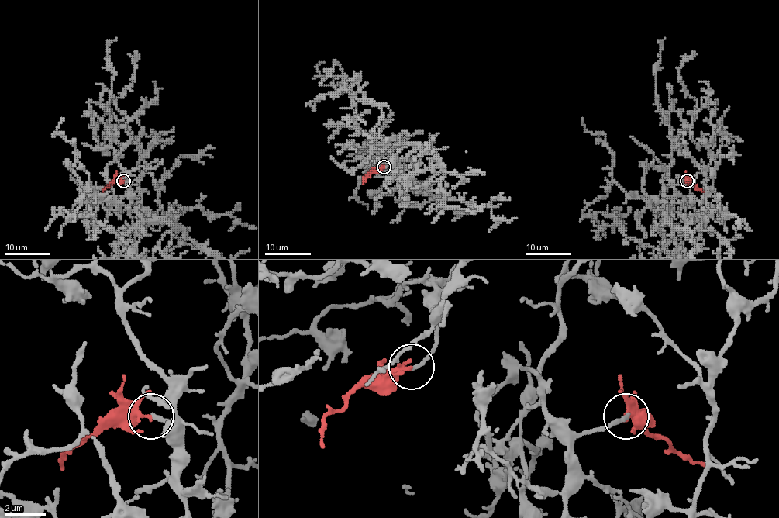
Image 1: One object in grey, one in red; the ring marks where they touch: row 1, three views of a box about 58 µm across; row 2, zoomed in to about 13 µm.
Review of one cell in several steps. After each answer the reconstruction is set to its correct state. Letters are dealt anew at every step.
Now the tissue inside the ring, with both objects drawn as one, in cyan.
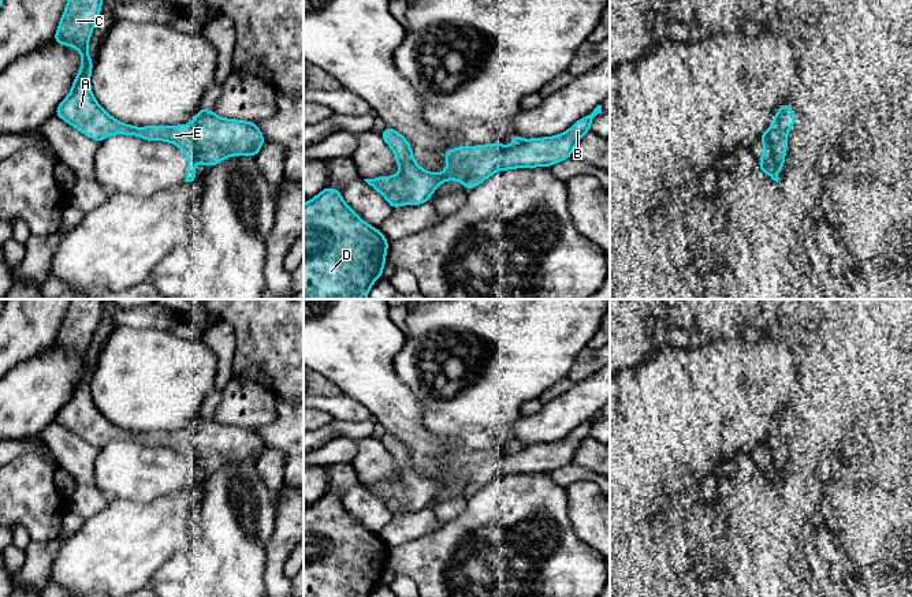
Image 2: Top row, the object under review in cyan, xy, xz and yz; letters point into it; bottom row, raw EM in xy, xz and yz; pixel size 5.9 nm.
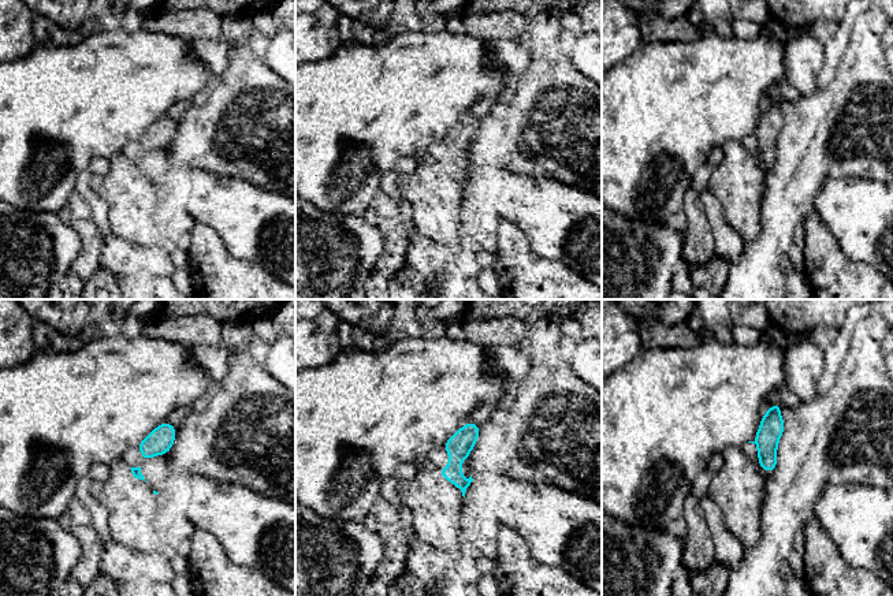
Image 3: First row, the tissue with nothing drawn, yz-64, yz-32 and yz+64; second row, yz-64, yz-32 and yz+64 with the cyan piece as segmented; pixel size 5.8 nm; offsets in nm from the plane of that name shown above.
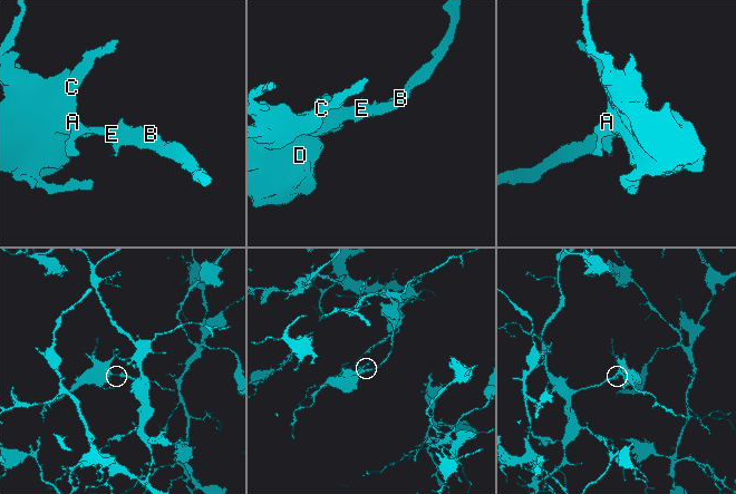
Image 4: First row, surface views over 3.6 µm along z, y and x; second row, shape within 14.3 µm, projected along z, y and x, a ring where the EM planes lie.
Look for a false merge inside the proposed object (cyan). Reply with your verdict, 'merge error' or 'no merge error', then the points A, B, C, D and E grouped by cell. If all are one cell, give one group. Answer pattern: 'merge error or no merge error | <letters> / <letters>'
no merge error | A B C D E

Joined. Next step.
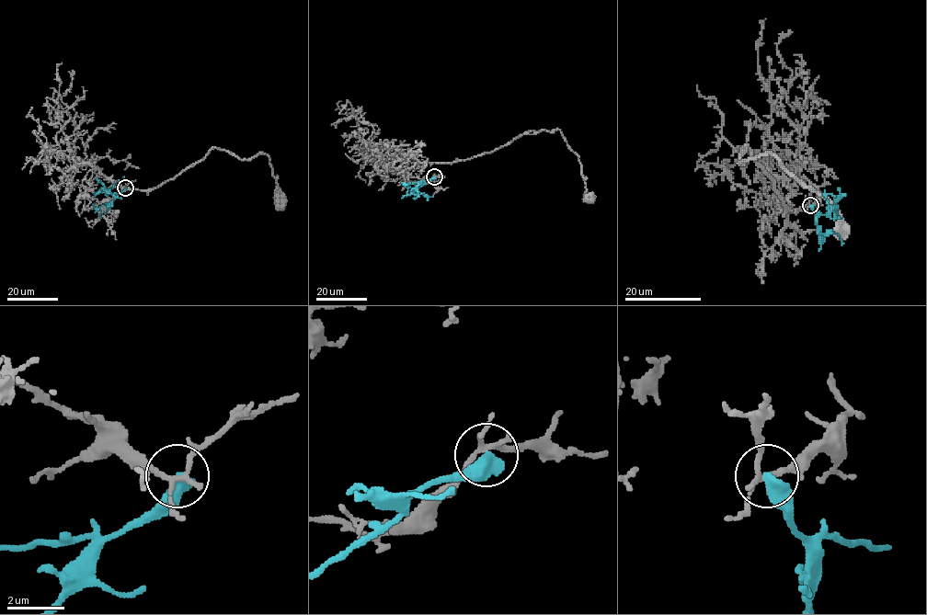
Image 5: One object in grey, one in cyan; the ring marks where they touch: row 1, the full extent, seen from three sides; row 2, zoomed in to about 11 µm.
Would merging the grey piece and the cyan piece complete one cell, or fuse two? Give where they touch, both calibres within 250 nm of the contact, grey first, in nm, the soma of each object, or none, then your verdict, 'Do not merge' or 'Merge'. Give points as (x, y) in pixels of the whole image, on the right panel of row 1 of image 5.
Place: (810, 205). Thickness 160 nm (grey) against 550 nm. Soma of grey: (841, 230). Soma of cyan: none. Do not merge

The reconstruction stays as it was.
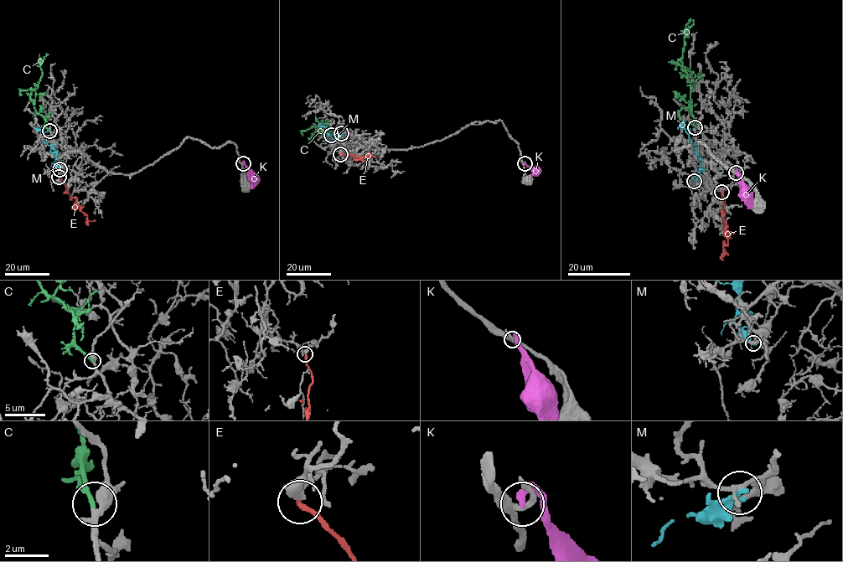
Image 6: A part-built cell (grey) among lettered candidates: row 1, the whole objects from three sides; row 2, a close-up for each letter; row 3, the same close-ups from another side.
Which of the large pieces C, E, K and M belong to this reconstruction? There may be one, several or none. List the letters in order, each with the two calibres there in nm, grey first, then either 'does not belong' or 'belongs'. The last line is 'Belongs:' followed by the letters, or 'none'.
C: 380/220 nm | belongs
E: 360/220 nm | does not belong
K: 280/320 nm | does not belong
M: 190/240 nm | does not belong
Belongs: C

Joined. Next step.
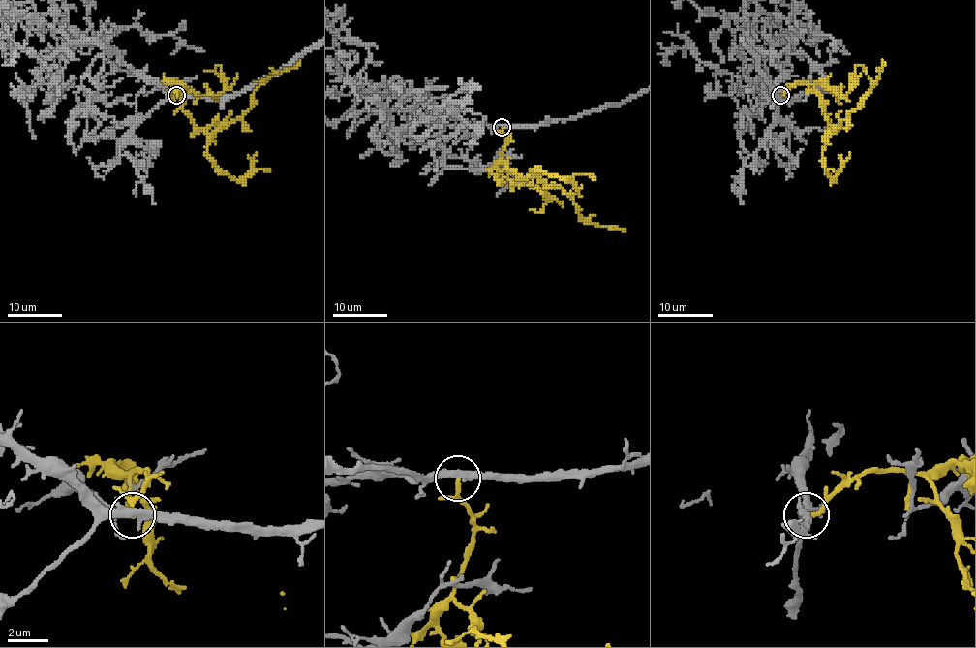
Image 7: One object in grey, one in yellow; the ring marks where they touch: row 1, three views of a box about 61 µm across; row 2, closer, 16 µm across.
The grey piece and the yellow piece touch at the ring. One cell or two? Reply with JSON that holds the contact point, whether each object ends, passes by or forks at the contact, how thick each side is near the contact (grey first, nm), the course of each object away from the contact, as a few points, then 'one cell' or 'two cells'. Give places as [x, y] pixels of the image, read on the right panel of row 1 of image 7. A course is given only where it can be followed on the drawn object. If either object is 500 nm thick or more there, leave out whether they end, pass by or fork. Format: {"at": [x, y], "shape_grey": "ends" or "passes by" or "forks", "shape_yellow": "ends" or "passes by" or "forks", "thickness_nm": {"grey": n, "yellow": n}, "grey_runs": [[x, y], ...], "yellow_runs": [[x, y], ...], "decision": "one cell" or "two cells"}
{"at": [780, 95], "shape_grey": "passes by", "shape_yellow": "ends", "thickness_nm": {"grey": 400, "yellow": 190}, "yellow_runs": [[780, 94], [795, 83], [811, 84], [831, 127], [827, 131], [828, 135], [873, 86], [883, 60]], "decision": "two cells"}

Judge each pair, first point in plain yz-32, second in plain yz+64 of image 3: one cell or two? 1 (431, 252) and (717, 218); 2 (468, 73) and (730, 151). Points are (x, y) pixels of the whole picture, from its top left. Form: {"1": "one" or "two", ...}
{"1": "one", "2": "two"}

